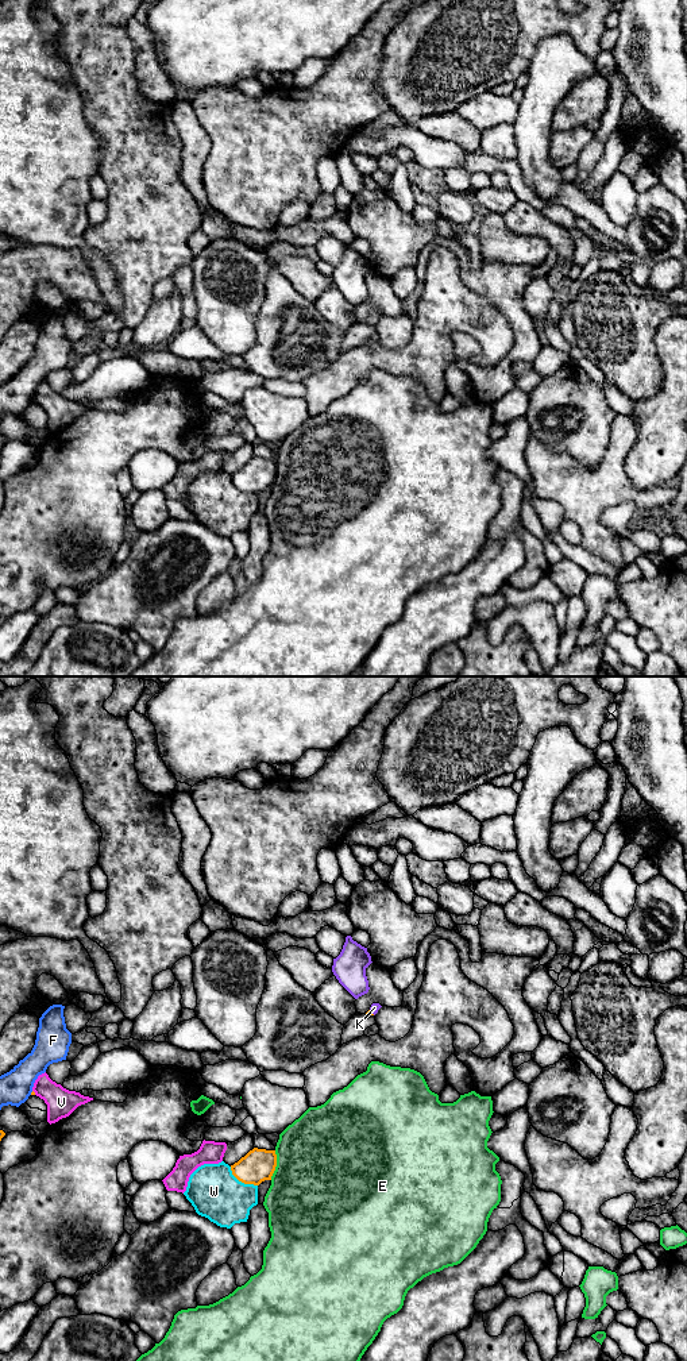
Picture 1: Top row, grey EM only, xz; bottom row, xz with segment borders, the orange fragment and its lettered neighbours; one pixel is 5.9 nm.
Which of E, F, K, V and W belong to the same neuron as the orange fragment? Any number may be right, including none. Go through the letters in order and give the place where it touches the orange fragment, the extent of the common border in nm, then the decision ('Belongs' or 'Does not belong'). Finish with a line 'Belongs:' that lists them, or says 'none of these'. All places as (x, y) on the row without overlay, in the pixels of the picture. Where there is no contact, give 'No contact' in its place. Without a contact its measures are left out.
E: Touches orange at xz (276, 474). Shared border 180 nm. Does not belong
F: Touches orange at xz (31, 401). Shared border 30 nm. Does not belong
K: Touches orange at xz (371, 322). Shared border 50 nm. Belongs
V: Touches orange at xz (34, 401). Shared border 40 nm. Does not belong
W: Touches orange at xz (242, 490). Shared border 200 nm. Does not belong
Belongs: K

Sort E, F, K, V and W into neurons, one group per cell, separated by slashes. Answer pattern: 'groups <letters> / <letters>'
groups E / F / K / V / W

